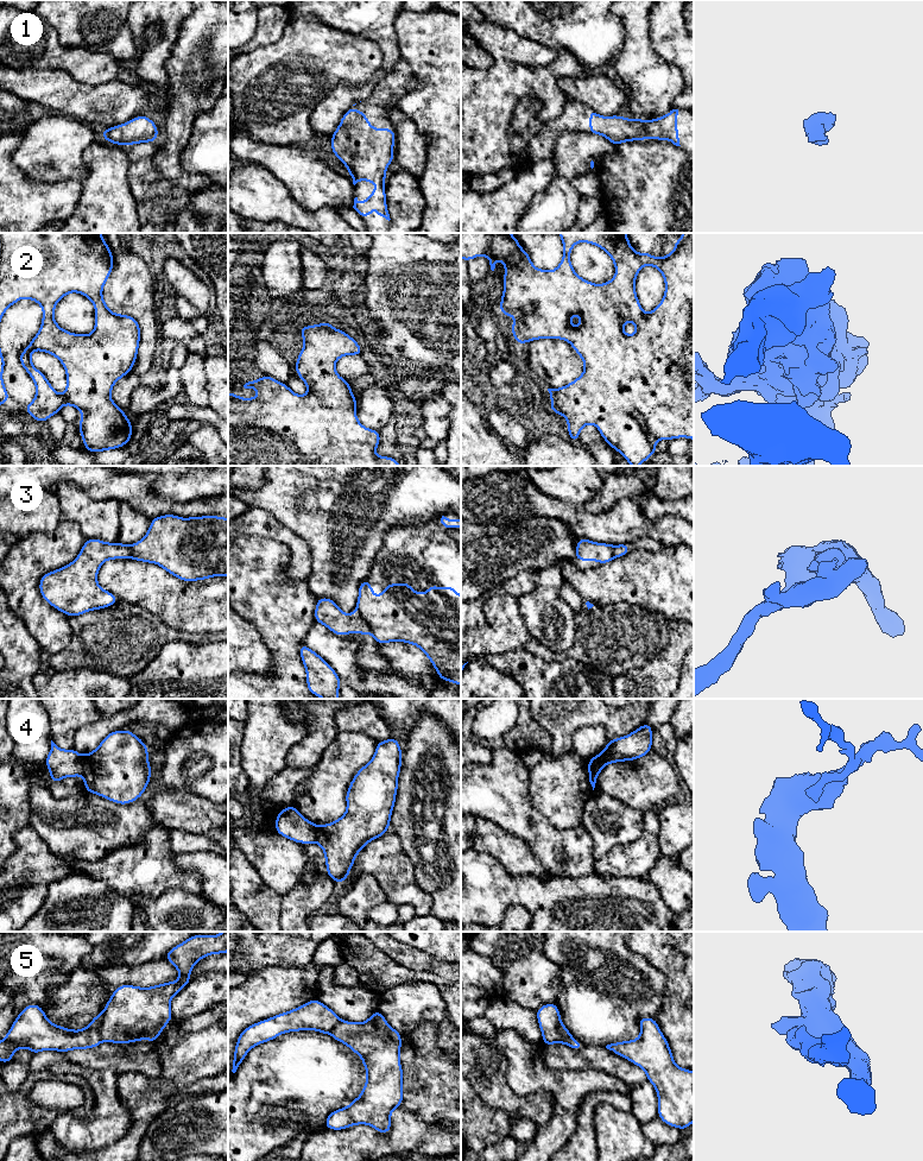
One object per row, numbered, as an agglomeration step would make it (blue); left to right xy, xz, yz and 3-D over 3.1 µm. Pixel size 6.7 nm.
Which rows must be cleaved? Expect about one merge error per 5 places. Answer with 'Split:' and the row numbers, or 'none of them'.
Split: 3, 4, 5

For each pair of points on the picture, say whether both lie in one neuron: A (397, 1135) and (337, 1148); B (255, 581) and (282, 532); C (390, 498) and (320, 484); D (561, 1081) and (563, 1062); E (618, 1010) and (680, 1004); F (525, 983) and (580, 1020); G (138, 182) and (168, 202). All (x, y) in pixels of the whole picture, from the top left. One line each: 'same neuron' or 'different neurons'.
A: same neuron
B: different neurons
C: same neuron
D: different neurons
E: different neurons
F: different neurons
G: same neuron

